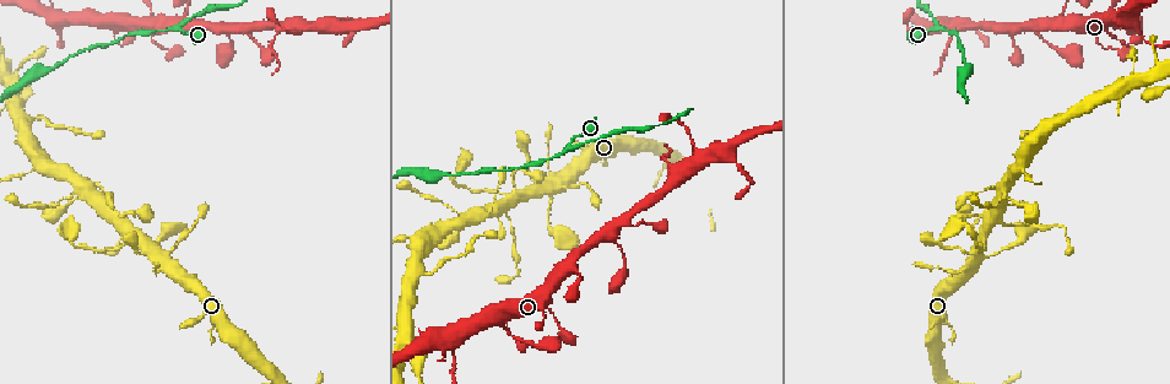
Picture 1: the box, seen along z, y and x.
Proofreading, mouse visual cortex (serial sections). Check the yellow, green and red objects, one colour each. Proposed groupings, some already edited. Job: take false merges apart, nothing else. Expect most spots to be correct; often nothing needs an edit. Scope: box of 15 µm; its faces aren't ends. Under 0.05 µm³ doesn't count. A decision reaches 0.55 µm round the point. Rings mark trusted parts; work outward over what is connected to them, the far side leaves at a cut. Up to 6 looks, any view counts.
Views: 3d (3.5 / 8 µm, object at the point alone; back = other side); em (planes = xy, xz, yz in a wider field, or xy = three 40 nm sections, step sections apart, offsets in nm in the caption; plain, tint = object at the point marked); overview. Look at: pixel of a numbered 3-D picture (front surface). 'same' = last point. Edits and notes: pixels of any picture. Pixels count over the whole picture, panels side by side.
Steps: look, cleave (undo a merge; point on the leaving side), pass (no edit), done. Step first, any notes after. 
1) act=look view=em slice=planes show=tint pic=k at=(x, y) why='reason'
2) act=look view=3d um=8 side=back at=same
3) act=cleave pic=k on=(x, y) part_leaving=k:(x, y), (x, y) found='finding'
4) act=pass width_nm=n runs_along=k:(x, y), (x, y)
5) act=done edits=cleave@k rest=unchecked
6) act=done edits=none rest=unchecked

act=look view=3d um=3.5 pic=1 at=(1020, 242) why='sudden change in width'

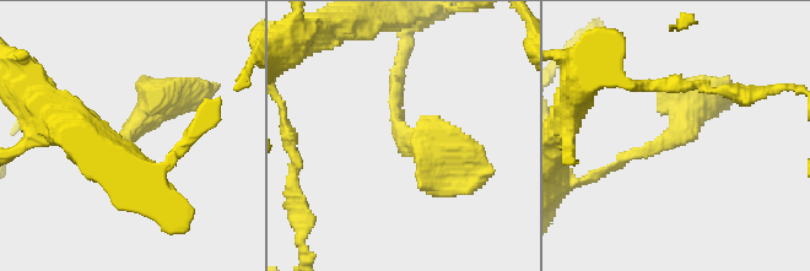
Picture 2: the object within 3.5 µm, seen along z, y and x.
act=look view=em slice=xy step=1 show=tint pic=2 at=(133, 133) arm_widths_nm=150,500

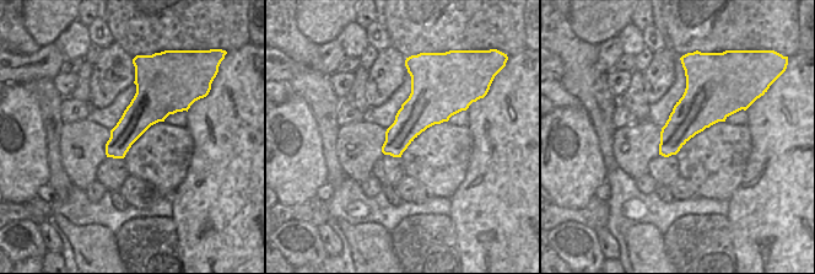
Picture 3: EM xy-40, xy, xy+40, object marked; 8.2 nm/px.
act=pass runs_along=2:(397, 70), (400, 133), (469, 161) found='one cell here'

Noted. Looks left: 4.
act=look view=3d um=8 side=back pic=1 at=(458, 214) why='thick turns thin'

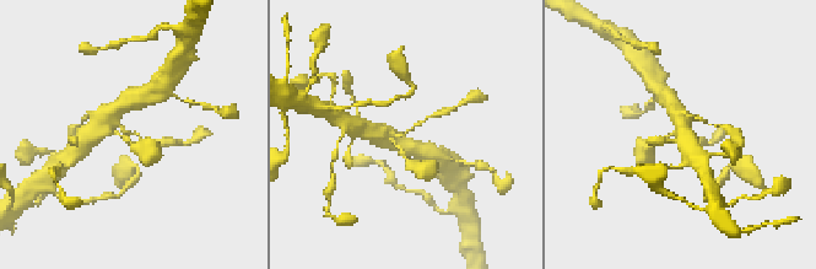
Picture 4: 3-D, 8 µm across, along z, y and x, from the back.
act=look view=3d um=3.5 pic=4 at=(129, 133)

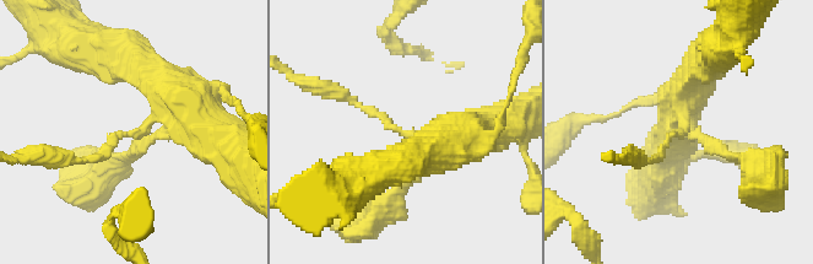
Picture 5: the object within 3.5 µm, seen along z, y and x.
act=look view=em slice=xy step=1 show=tint pic=5 at=(129, 134) arm_widths_nm=150,500

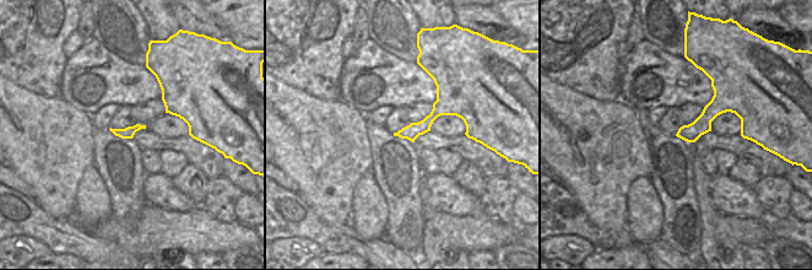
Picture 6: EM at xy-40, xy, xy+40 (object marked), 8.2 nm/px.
act=pass runs_along=6:(440, 81), (442, 106), (401, 134) found='all the same cell'

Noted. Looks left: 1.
act=done edits=none rest=unchecked

